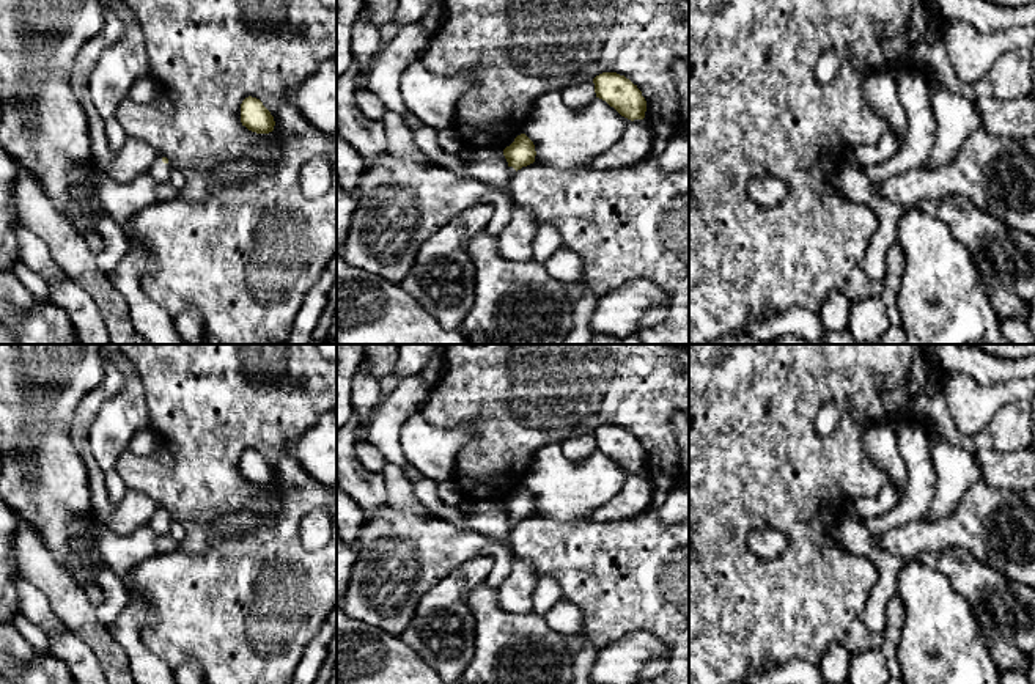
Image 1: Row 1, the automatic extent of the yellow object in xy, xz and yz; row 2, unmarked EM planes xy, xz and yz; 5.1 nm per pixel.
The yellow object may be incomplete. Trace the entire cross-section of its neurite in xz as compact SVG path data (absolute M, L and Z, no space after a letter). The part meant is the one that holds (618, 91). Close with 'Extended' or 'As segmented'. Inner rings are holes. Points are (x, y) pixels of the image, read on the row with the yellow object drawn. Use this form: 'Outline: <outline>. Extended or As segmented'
Outline: M602 72L593 83L596 97L606 101L621 116L631 121L645 118L646 101L629 79L617 72Z. As segmented

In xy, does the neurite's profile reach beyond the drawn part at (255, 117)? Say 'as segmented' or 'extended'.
as segmented

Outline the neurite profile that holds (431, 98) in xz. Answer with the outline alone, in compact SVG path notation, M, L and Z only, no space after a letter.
M422 60L411 63L400 79L407 110L436 131L451 127L456 102L469 86L470 77L466 72L437 75L429 72Z

